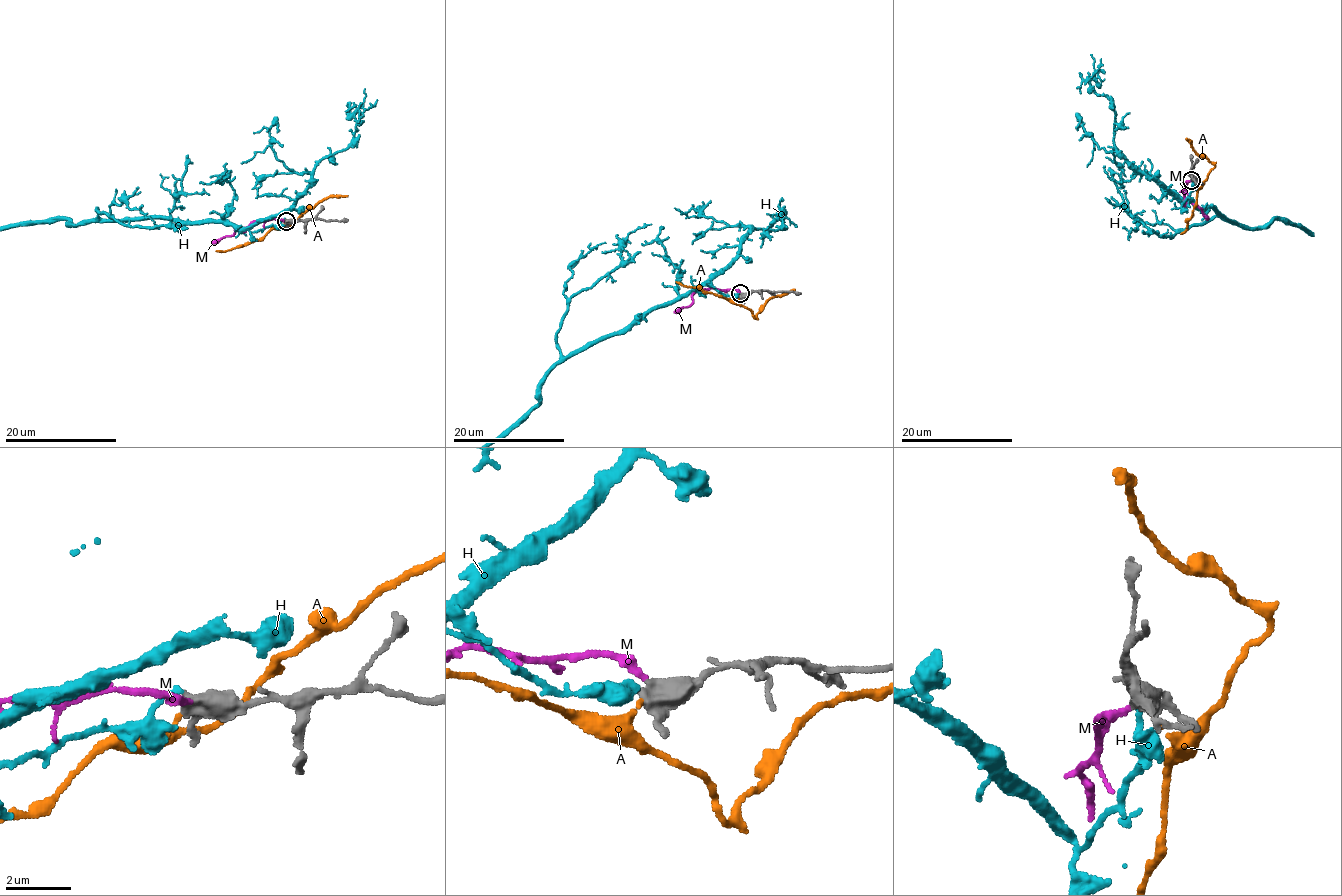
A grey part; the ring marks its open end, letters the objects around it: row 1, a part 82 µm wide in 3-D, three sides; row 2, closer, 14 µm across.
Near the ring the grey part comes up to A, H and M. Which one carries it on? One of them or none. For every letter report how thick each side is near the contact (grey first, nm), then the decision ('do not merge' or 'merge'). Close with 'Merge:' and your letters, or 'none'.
A: 400/110 nm | do not merge
H: 360/150 nm | do not merge
M: 440/200 nm | merge
Merge: M

